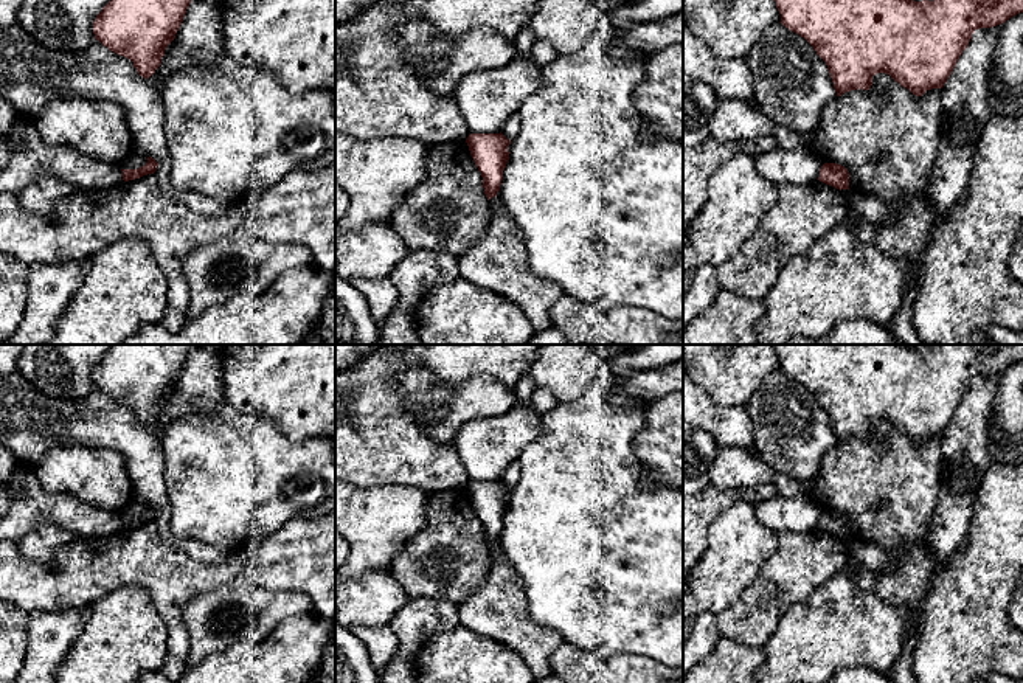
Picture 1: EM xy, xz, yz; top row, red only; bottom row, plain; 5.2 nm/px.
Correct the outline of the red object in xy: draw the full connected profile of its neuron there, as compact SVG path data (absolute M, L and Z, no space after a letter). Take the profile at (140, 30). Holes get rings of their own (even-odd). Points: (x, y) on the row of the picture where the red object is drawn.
M110 0L93 22L95 39L134 62L138 75L151 78L166 47L175 39L191 0Z

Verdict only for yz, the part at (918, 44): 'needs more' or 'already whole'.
already whole

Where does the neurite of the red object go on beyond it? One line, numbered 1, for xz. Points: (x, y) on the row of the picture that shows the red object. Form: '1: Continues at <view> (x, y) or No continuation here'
1: No continuation here

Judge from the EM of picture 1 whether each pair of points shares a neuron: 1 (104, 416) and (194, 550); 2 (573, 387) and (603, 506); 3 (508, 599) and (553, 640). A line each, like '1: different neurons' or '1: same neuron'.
1: same neuron
2: different neurons
3: same neuron

